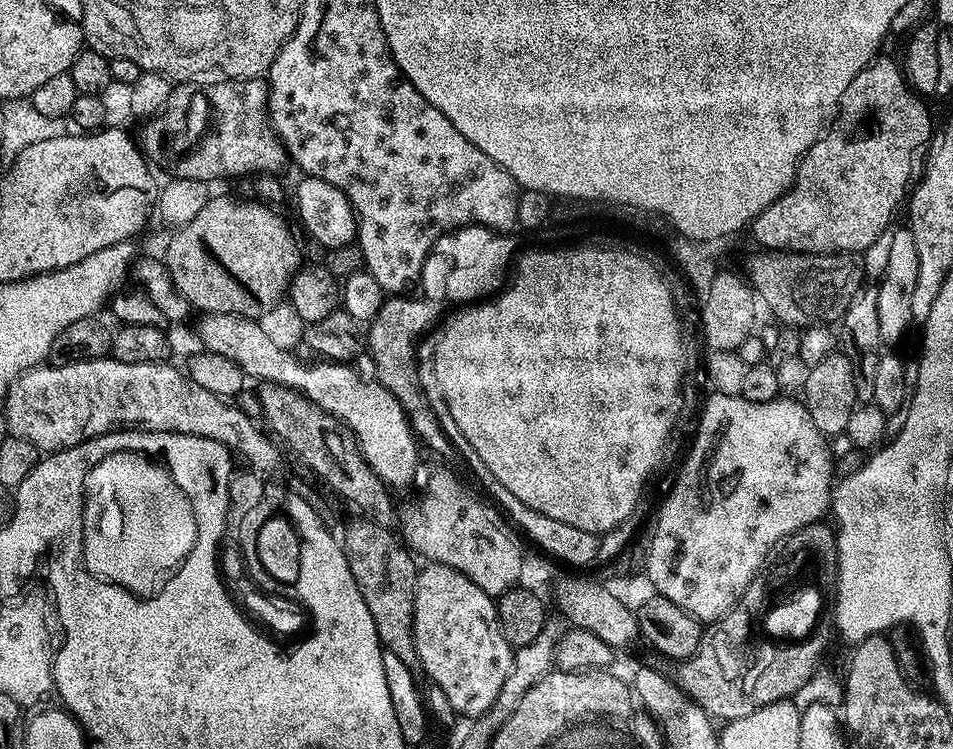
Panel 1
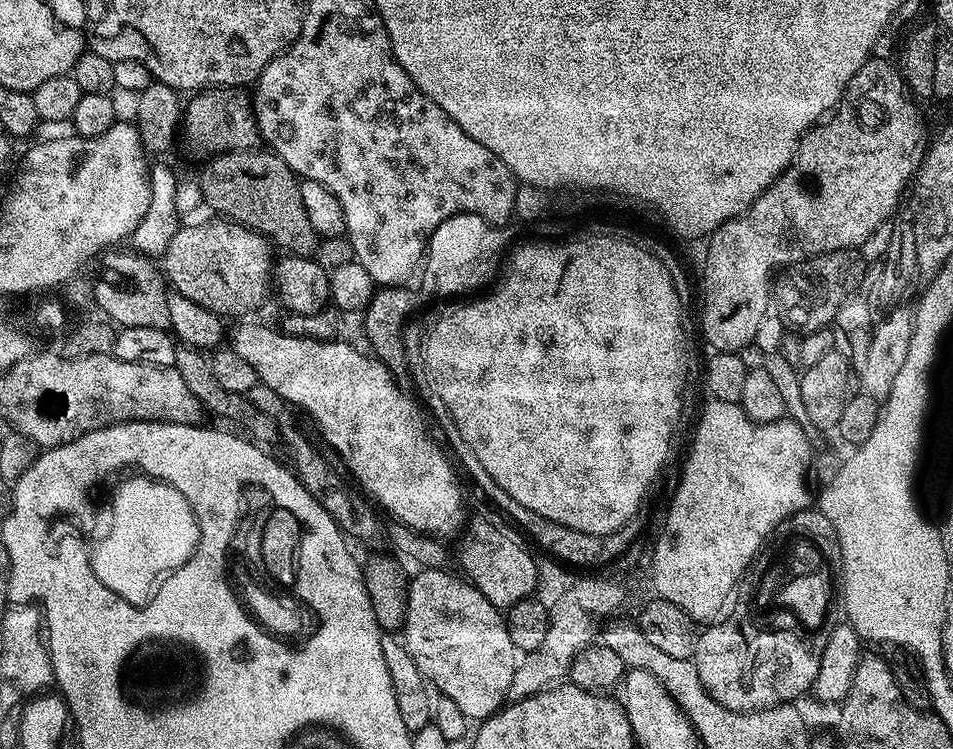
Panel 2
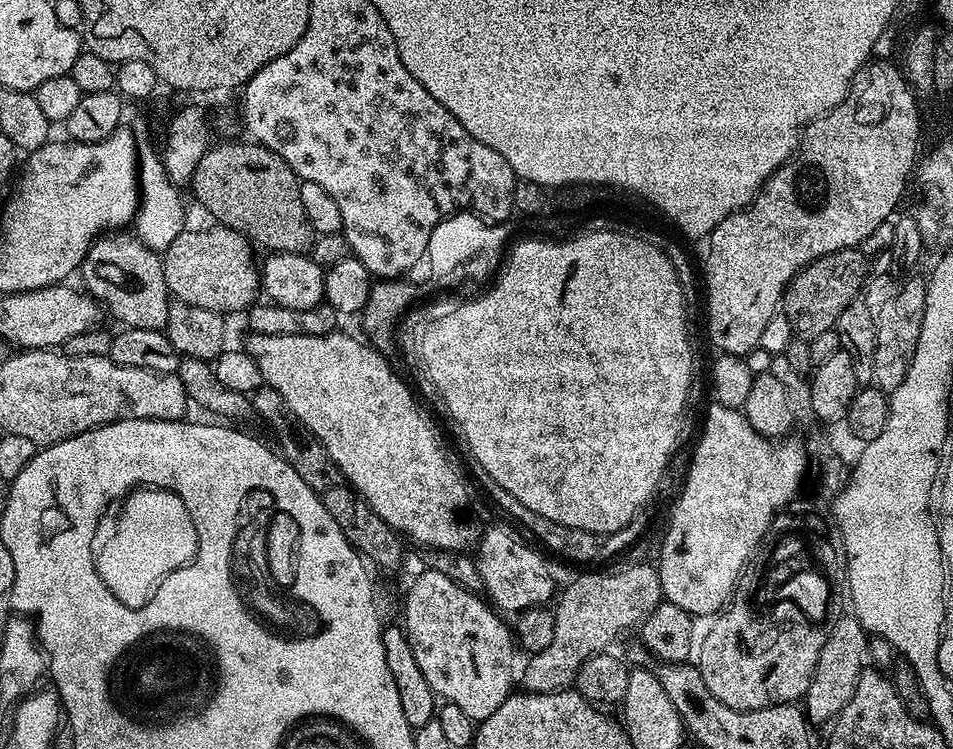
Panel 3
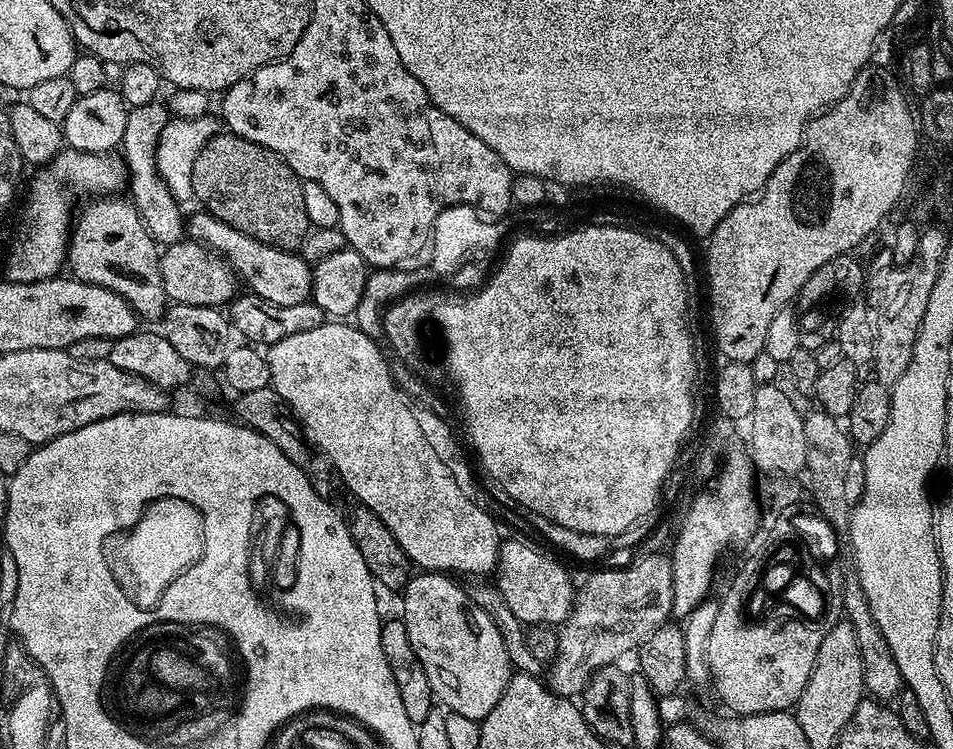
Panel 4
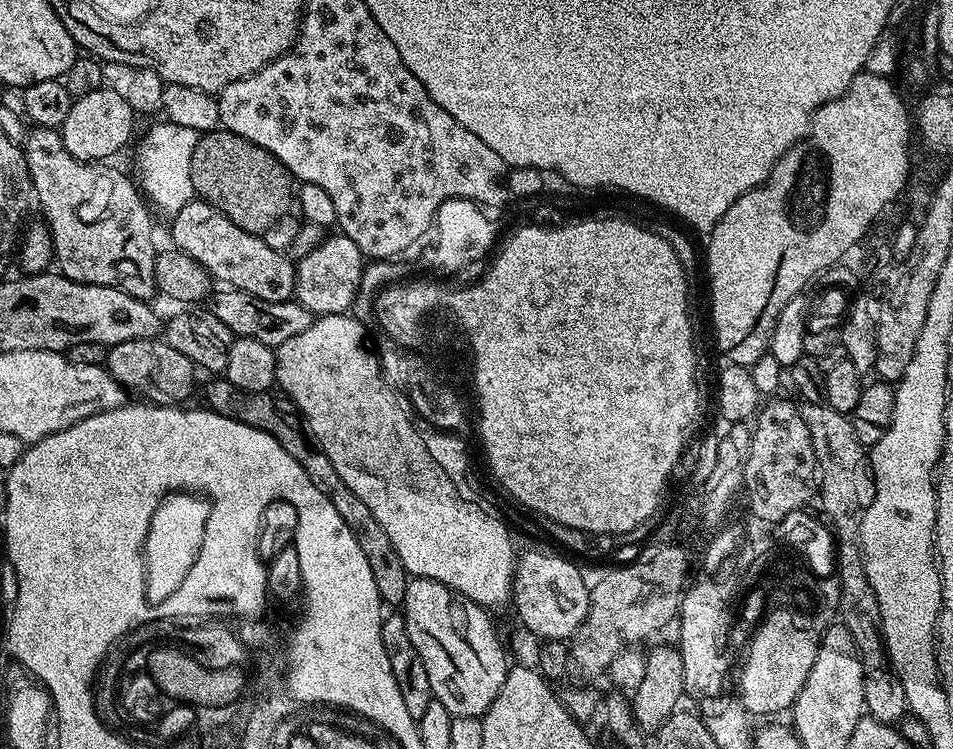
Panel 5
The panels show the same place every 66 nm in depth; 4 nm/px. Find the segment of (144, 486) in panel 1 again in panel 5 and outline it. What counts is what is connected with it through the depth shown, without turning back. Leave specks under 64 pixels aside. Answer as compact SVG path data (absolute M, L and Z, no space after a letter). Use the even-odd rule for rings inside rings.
M170 492L157 504L160 505L157 508L155 505L150 512L142 573L146 598L151 604L166 602L186 582L186 574L190 574L190 566L194 566L202 546L200 528L204 528L204 508L209 501L200 494Z

